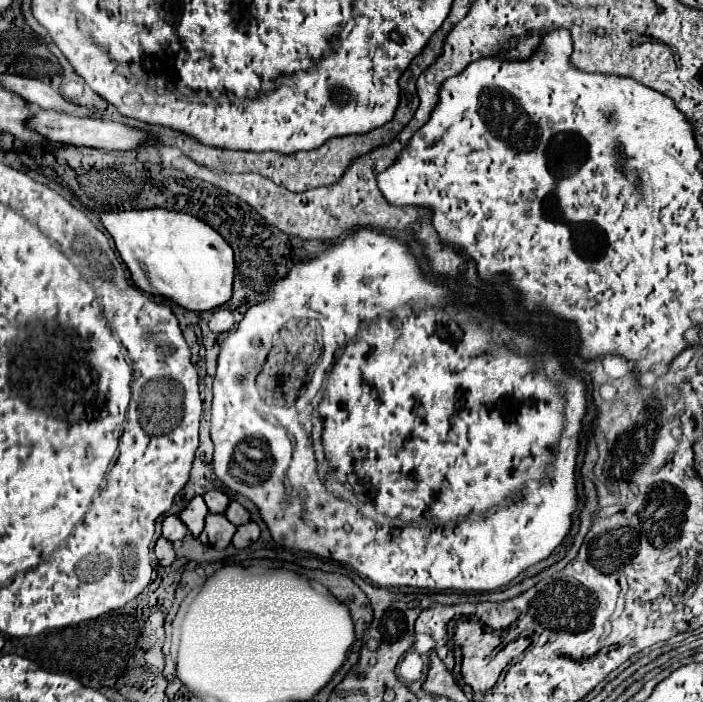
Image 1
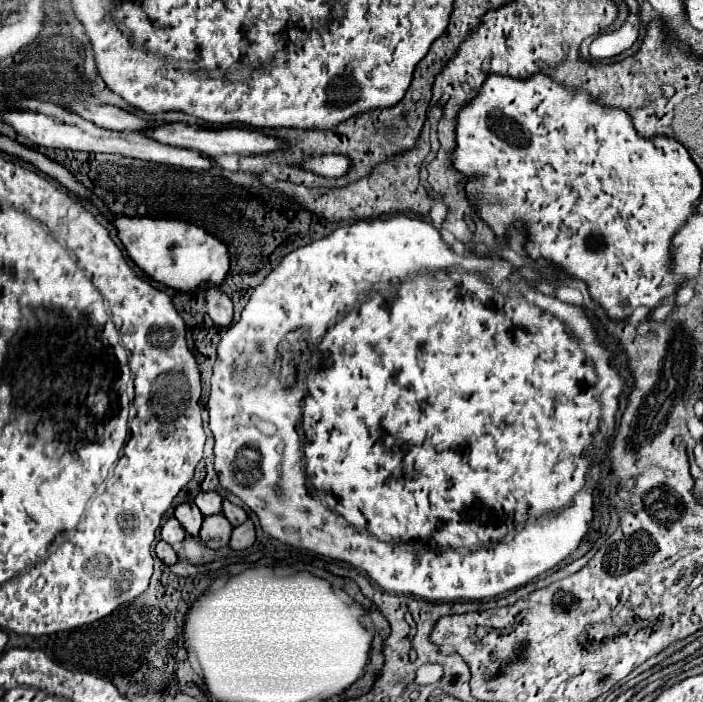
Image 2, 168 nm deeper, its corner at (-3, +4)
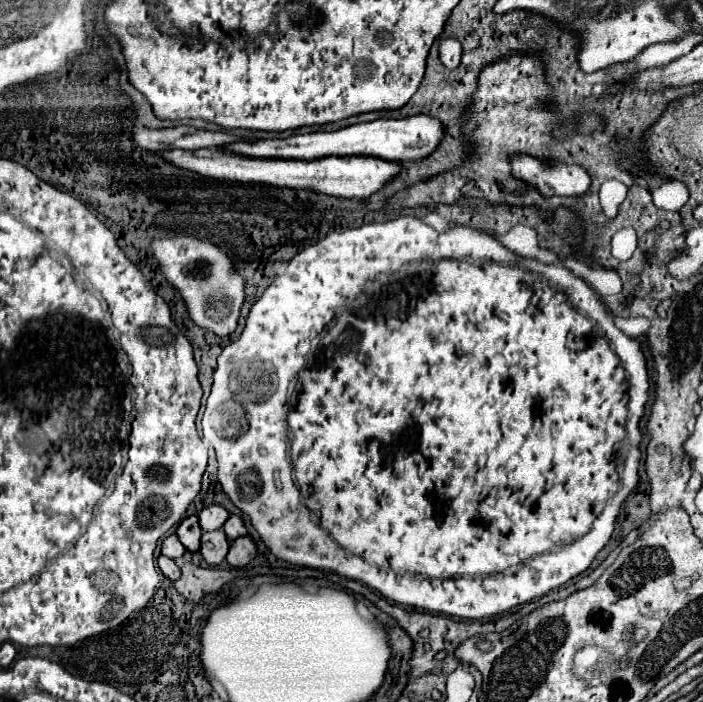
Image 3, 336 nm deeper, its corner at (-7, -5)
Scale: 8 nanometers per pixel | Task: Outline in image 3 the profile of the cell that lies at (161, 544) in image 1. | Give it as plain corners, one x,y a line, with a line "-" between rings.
159,556
159,568
161,568
163,576
167,576
173,582
181,576
181,570
177,568
177,564
171,558
167,558
167,556

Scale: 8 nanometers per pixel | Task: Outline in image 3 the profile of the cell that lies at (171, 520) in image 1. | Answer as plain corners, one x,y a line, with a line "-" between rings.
173,534
173,536
167,536
161,544
161,554
165,554
167,558
181,558
185,552
185,546
179,542
179,538

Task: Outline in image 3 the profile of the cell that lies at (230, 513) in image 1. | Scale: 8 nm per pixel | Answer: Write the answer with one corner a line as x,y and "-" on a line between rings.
229,516
223,530
225,530
229,542
233,542
233,540
237,540
241,536
247,536
247,528
245,528
245,524
243,524
243,520
239,516

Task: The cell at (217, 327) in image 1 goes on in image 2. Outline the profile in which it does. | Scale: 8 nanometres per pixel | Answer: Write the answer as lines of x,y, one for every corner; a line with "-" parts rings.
215,289
207,291
207,313
215,321
215,325
229,325
233,321
233,303
225,293

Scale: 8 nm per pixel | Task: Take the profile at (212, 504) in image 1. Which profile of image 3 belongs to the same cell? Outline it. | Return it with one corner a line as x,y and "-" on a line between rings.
211,504
207,508
203,508
199,512
199,526
209,532
209,530
219,530
223,528
225,520
229,518
229,512
223,508
223,506
217,506
217,504

